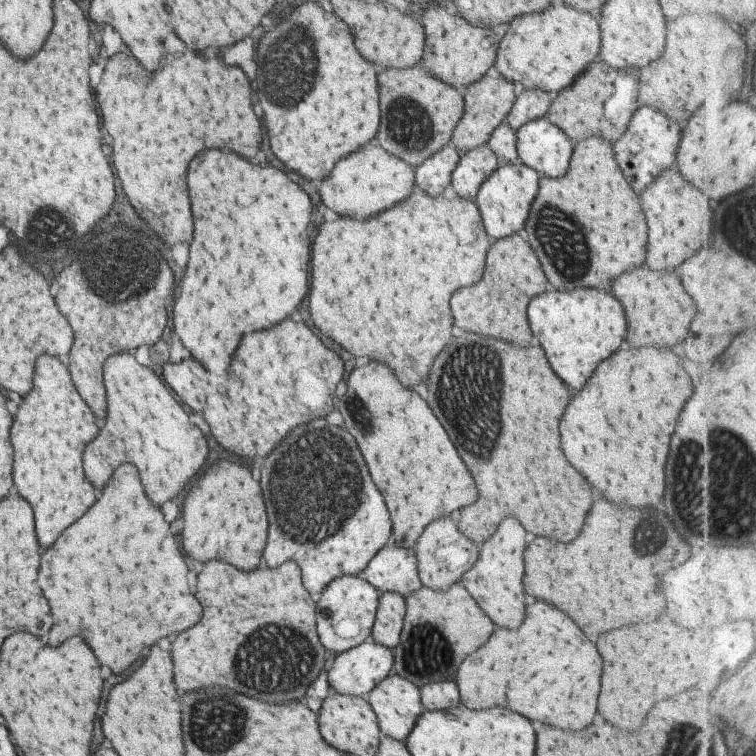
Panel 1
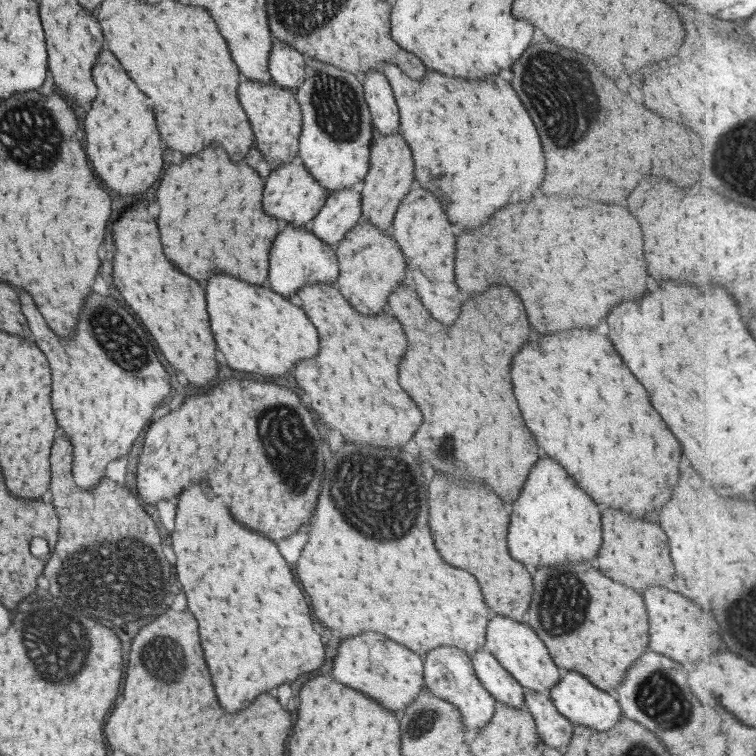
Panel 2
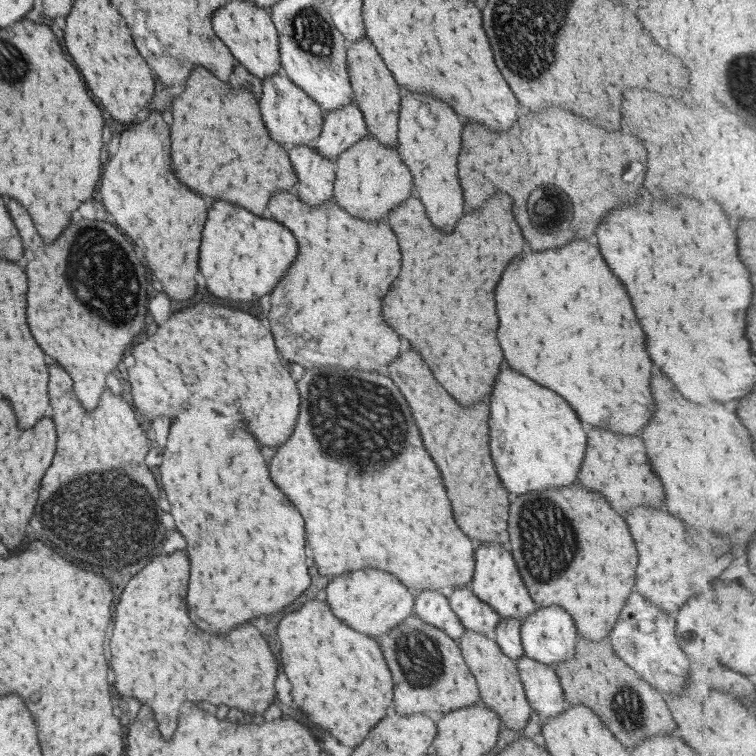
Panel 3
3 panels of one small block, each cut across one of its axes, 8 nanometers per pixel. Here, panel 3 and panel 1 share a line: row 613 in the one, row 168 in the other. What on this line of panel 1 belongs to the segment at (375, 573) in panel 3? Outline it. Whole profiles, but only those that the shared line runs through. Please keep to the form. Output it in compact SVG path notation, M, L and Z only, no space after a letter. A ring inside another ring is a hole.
M371 138L365 146L361 146L357 152L341 158L329 176L319 186L319 198L321 202L331 208L333 212L341 216L351 216L357 220L363 220L367 216L373 216L403 198L411 194L413 190L414 176L410 166L403 160L389 156L379 144L377 138Z

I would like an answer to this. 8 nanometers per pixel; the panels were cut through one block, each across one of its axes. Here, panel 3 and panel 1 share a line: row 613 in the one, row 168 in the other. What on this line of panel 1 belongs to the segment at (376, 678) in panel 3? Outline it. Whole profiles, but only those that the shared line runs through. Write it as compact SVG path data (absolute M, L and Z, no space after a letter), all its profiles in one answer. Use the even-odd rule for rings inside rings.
M315 2L299 4L273 30L261 36L255 56L261 84L257 84L257 70L253 84L265 118L267 142L271 152L289 170L301 174L307 180L325 178L337 160L349 156L349 152L369 142L369 138L375 134L381 116L377 106L375 68L363 60L361 54L357 54L349 28L333 12L323 12Z

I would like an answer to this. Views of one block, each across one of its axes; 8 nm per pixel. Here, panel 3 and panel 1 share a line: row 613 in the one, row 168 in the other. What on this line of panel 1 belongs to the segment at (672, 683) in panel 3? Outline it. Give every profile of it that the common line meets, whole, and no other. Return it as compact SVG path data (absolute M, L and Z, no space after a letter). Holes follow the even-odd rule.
M639 106L633 112L627 130L615 142L613 148L615 148L615 162L625 174L625 178L629 178L629 186L633 186L635 192L645 188L661 170L665 170L665 166L673 164L677 140L679 140L679 126L675 124L675 120L653 110L651 106Z

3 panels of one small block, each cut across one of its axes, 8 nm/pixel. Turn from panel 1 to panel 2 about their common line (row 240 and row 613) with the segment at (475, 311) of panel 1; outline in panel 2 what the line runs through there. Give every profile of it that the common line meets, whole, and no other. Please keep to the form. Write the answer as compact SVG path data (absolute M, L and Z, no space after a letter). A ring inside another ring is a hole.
M435 474L429 484L427 506L429 530L443 562L465 572L469 570L469 574L473 574L481 588L484 603L491 613L522 622L529 608L533 586L531 576L521 566L521 562L513 562L513 558L509 558L507 554L505 536L509 518L505 506L497 498L493 500L493 492L483 484L463 486L445 476L441 476L441 484L443 486L439 486L439 474Z

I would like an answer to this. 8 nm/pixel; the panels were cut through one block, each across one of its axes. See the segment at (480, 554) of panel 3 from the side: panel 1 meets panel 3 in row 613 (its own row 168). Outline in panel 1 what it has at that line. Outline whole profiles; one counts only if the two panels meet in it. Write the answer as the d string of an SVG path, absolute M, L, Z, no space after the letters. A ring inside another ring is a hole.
M517 161L513 164L499 164L497 170L483 180L473 201L481 215L481 224L491 241L501 240L503 236L511 234L523 234L529 205L537 196L538 179L539 175L535 170Z

